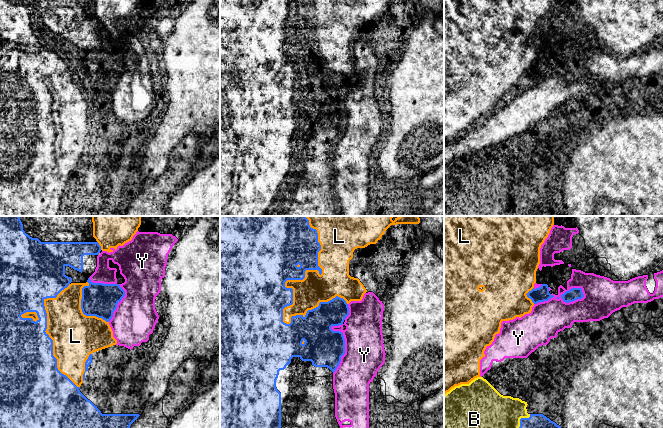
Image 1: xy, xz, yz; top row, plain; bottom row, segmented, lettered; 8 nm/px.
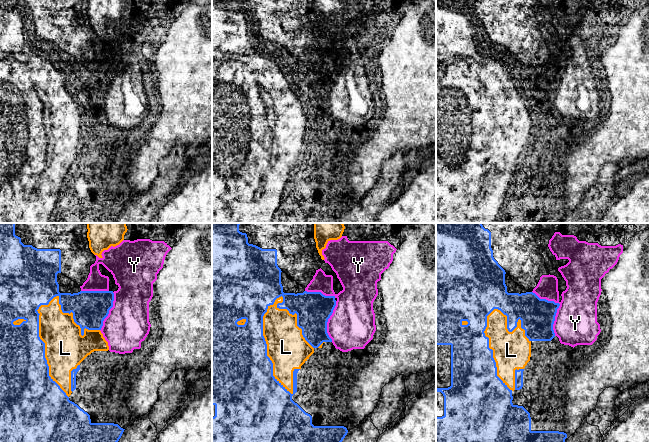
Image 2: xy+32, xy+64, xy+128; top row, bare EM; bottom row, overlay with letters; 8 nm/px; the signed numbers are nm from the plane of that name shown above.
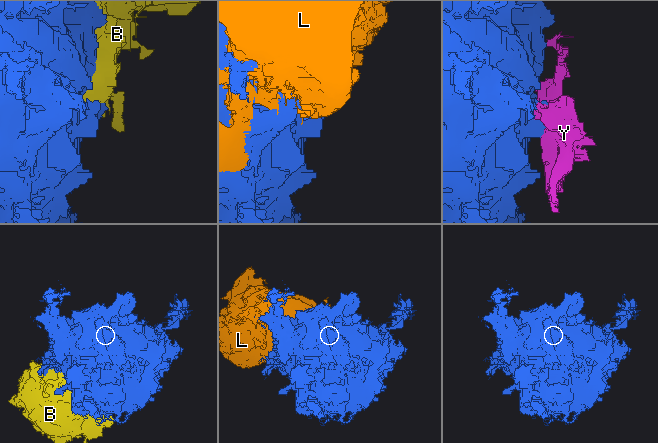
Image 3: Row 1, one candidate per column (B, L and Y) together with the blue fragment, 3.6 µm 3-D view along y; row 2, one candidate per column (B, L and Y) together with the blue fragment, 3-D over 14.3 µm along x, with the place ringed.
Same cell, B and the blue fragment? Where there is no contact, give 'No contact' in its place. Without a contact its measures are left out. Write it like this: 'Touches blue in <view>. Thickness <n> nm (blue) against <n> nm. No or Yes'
Touches blue in yz. Thickness 360 nm (blue) against 440 nm. No

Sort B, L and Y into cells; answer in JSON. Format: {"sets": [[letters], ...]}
{"sets": [["B"], ["L"], ["Y"]]}

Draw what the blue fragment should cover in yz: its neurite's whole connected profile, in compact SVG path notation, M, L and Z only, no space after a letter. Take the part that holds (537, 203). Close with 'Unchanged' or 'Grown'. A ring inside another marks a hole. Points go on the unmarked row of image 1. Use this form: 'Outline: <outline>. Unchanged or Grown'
Outline: M530 190L529 194L520 195L520 203L512 211L517 216L564 216L561 202L551 197L543 190Z. Unchanged

